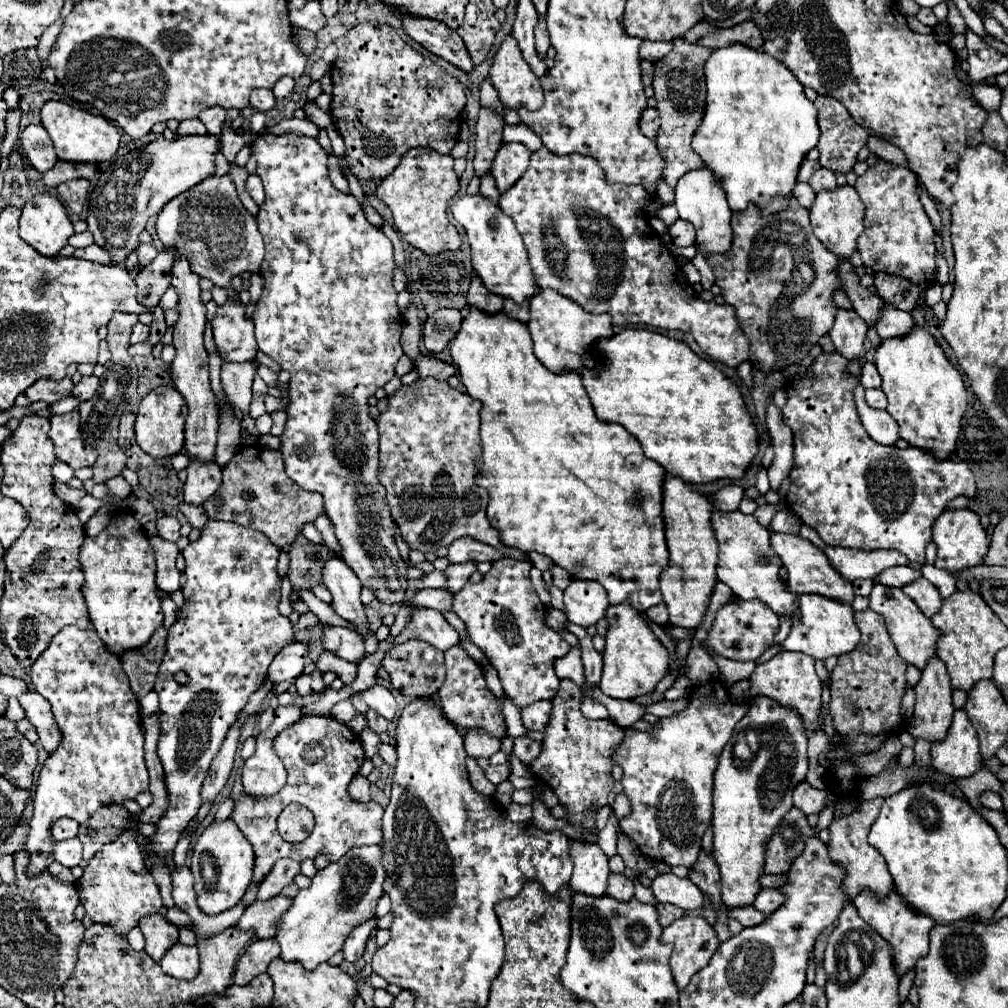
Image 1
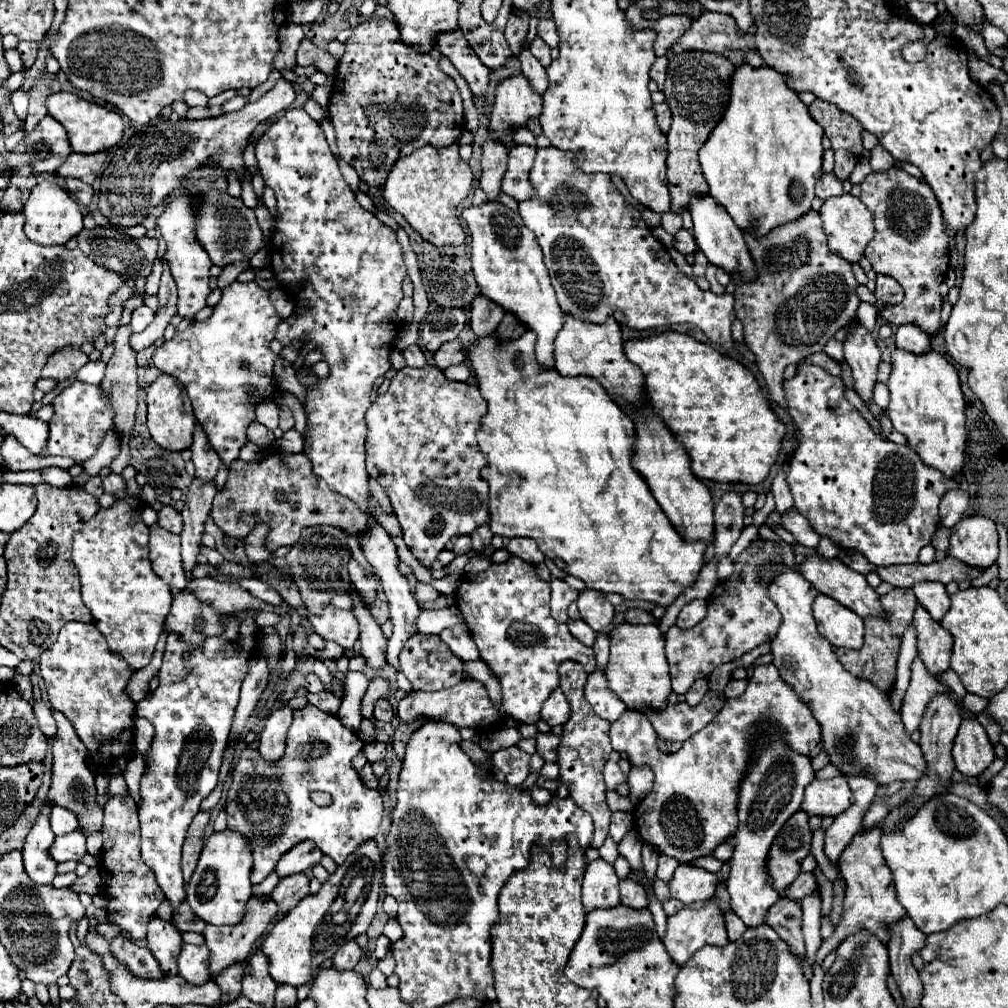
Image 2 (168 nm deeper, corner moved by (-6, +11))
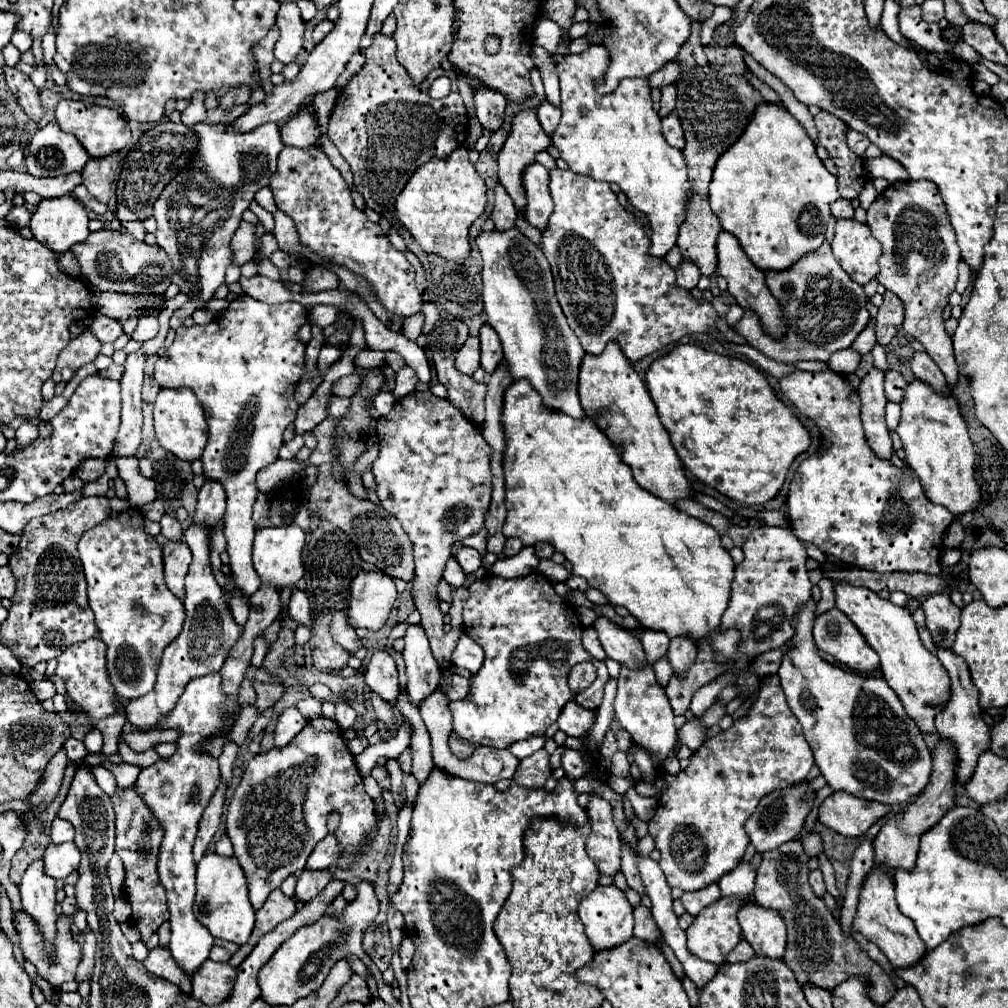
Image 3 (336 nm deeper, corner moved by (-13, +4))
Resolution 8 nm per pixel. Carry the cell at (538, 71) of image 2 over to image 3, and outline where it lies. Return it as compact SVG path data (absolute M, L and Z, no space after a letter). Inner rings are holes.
M542 102L536 116L538 116L540 126L544 128L544 132L546 132L548 136L552 136L552 132L556 130L556 126L558 126L558 122L560 122L560 108L552 108L552 104Z

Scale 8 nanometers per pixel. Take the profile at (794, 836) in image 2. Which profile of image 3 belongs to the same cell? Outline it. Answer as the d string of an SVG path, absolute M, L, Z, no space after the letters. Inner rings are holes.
M790 840L780 848L764 852L762 864L758 868L754 888L756 902L762 908L776 910L784 918L788 928L788 946L782 960L788 964L788 968L792 968L796 982L802 988L806 984L816 984L824 990L832 990L836 988L836 984L842 984L850 976L862 976L870 986L870 1000L874 1000L874 1004L878 1006L884 1006L896 994L896 986L890 974L886 974L884 968L878 962L874 962L852 936L842 932L838 920L826 908L824 900L818 898L810 888L806 864L808 856L804 854L802 844L798 840Z

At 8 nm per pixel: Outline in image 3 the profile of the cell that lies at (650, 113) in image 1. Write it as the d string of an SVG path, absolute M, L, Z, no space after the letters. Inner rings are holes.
M672 114L672 116L666 116L664 120L662 120L662 132L664 132L664 138L666 138L666 142L670 144L670 146L676 146L676 148L684 148L684 144L686 144L686 140L684 140L684 130L682 130L682 124L680 124L680 120L678 120L678 116L676 114Z

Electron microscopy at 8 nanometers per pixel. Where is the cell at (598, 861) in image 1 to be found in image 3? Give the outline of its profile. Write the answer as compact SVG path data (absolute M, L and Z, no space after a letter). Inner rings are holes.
M598 886L594 892L590 892L586 898L582 898L578 914L580 914L588 942L592 944L594 952L616 948L632 938L632 928L634 928L632 906L626 900L624 892L620 892L616 886Z

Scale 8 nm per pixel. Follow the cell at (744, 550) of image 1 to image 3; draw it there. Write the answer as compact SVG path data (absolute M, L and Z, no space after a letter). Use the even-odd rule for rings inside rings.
M810 600L806 608L802 608L800 616L796 616L796 624L794 624L796 634L788 642L790 652L784 656L782 666L778 670L778 678L786 694L786 702L802 726L802 732L812 748L814 762L834 792L842 790L852 796L890 804L890 806L906 804L926 788L932 774L932 756L924 742L924 736L916 728L914 720L904 712L904 706L894 696L892 688L888 688L884 678L864 680L820 658L820 652L812 640L814 610L816 610L816 602Z

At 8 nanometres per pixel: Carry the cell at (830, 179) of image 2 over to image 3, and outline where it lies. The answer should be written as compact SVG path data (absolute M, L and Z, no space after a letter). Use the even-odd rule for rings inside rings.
M840 198L840 200L832 202L832 204L830 204L830 208L832 208L832 216L834 216L834 218L838 218L838 220L848 220L848 218L852 218L852 216L854 216L854 208L852 208L850 200Z

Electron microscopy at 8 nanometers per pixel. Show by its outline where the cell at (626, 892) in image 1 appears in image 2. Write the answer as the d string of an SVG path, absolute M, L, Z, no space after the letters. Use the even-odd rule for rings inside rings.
M625 877L619 881L619 887L621 887L621 903L635 909L641 909L647 905L647 895L641 883L633 881L631 877Z

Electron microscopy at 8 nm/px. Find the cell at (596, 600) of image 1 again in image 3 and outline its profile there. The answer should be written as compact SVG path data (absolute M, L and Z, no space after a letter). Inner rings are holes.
M600 616L594 622L594 628L598 632L600 644L608 658L616 660L622 666L628 666L632 670L640 670L646 664L646 654L642 650L642 644L632 632L624 632L624 628L616 628L608 618Z

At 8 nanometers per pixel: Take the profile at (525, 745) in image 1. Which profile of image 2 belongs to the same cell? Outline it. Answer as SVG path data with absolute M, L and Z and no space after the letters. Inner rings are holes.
M537 733L537 735L535 735L535 741L537 741L537 753L539 753L545 761L555 761L559 737L553 735L553 733Z

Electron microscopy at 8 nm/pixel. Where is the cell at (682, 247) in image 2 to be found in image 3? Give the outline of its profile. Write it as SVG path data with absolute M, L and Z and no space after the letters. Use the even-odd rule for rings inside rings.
M680 264L680 268L676 270L676 286L682 290L692 290L696 288L700 280L700 272L696 272L696 268L692 268L692 264Z

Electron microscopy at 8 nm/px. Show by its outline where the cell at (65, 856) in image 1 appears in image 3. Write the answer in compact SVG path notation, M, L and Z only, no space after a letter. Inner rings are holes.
M74 842L48 844L44 852L44 872L54 880L64 880L80 864L80 850Z

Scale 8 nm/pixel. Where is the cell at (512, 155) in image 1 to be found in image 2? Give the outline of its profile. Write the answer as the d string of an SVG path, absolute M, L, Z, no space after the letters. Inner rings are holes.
M513 145L509 149L509 163L503 175L503 193L511 195L517 201L529 197L529 169L533 165L535 147L529 145Z

